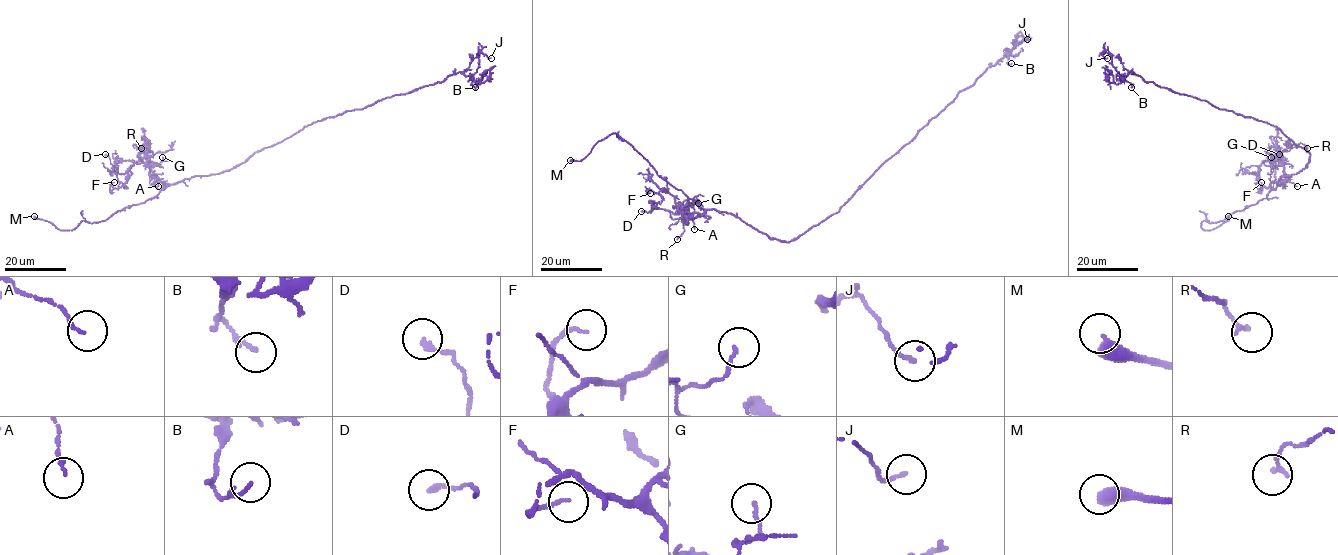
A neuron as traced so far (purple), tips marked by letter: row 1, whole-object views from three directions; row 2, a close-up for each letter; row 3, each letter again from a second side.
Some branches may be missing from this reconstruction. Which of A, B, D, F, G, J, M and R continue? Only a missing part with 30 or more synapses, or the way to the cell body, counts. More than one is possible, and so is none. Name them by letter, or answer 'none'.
M

